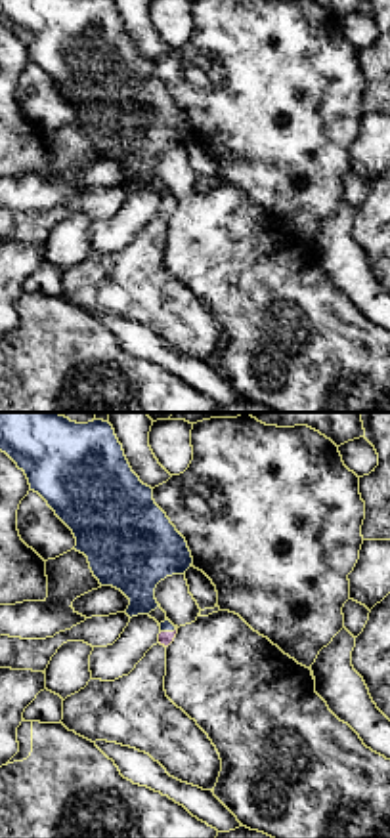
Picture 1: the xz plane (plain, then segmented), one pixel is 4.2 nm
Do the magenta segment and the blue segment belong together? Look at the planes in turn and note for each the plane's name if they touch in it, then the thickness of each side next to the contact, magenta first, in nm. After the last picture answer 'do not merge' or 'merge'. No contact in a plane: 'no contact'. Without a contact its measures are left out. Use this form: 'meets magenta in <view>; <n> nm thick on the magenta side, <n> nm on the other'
meets magenta in xz; 60 nm thick on the magenta side, 50 nm on the other

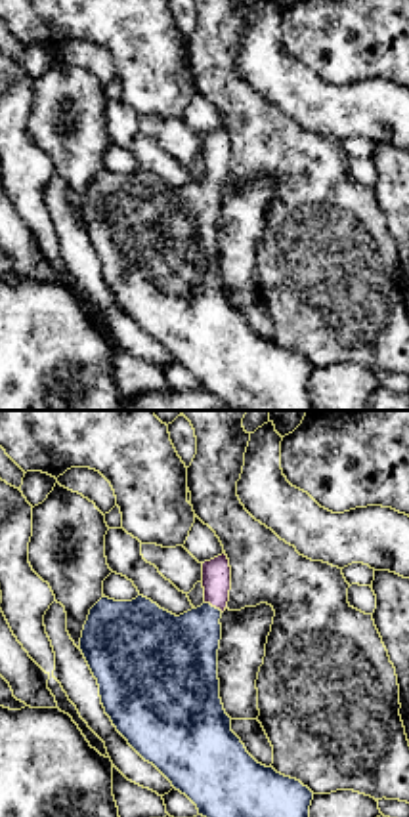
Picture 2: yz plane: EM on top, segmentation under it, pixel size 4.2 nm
meets magenta in yz; 130 nm thick on the magenta side, 320 nm on the other

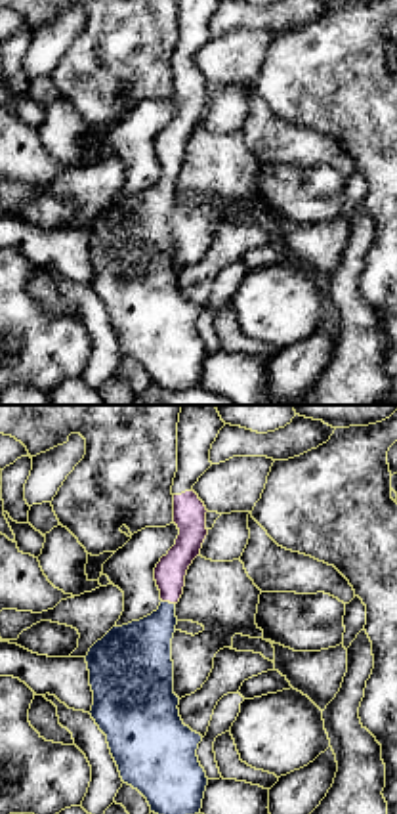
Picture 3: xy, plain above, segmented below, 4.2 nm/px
meets magenta in xy; 130 nm thick on the magenta side, 260 nm on the other

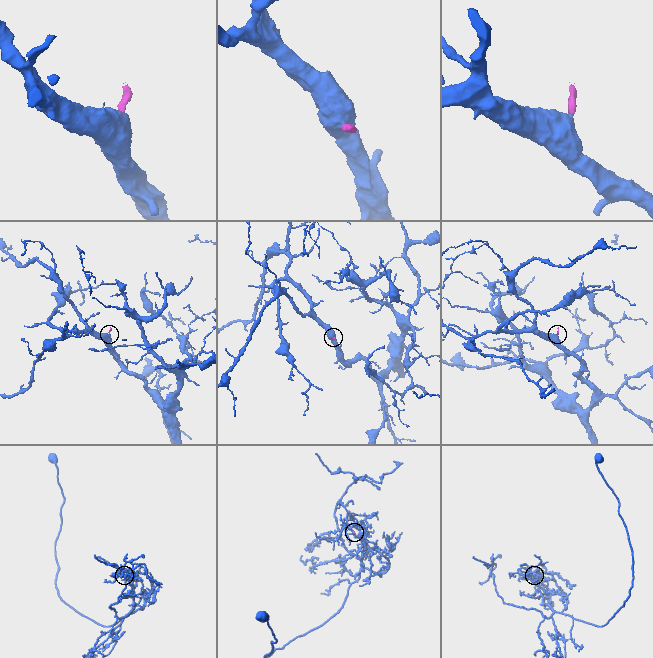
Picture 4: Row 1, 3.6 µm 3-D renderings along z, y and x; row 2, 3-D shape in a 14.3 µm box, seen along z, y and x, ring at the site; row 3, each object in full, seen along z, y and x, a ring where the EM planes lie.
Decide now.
merge

